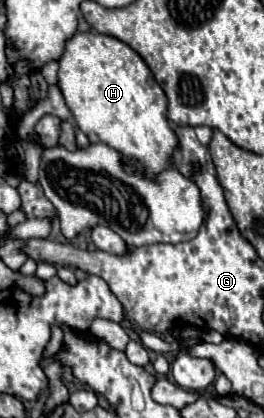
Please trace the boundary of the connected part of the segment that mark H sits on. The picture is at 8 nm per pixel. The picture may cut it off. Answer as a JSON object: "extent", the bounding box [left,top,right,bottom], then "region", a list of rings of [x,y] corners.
{"extent":[58,33,180,179],"region":[[[76,33],[68,43],[60,57],[58,69],[58,85],[64,93],[66,105],[74,115],[74,121],[82,133],[90,139],[90,143],[106,143],[122,155],[124,171],[136,173],[144,171],[144,177],[156,179],[164,169],[170,167],[170,159],[174,151],[180,147],[174,129],[166,117],[166,95],[158,81],[154,79],[148,65],[142,61],[134,49],[126,43],[118,41],[110,35],[100,33]]]}

